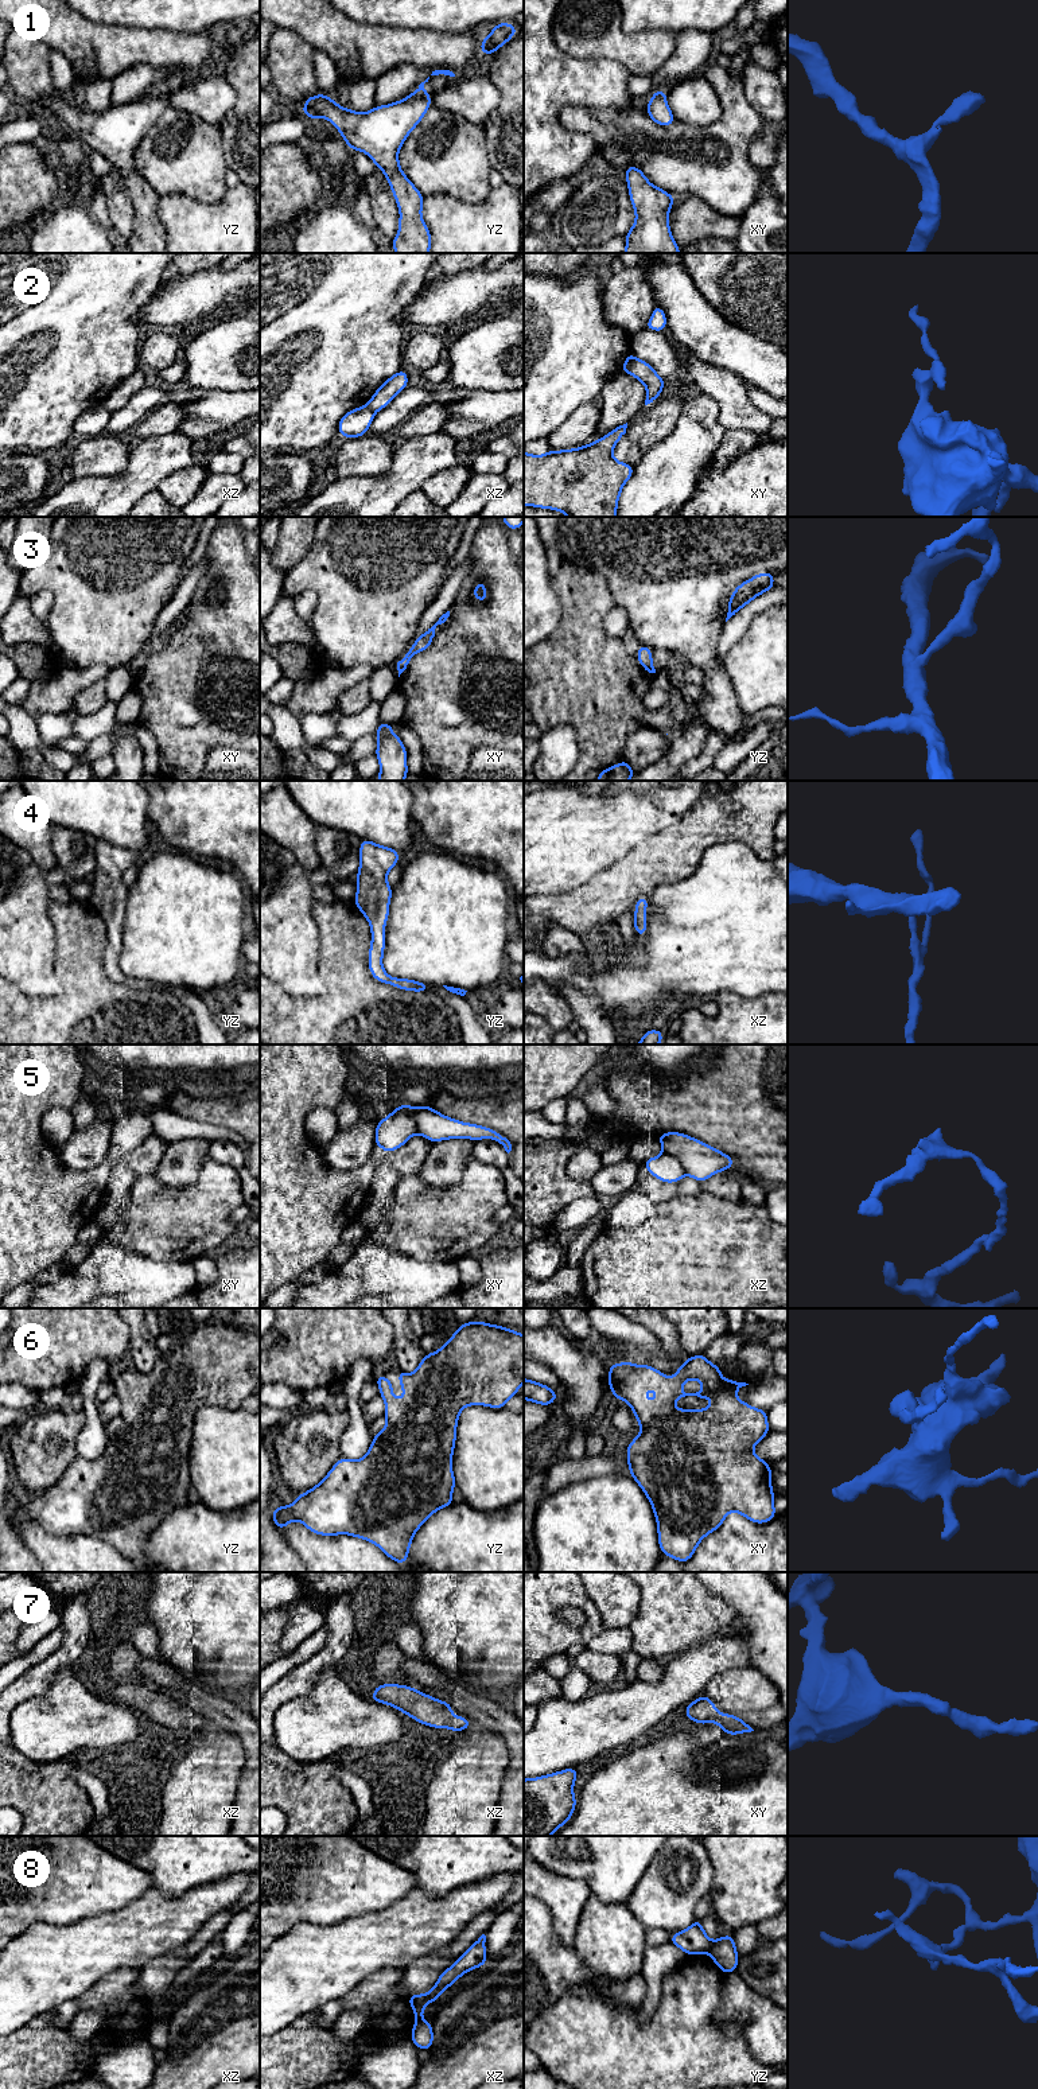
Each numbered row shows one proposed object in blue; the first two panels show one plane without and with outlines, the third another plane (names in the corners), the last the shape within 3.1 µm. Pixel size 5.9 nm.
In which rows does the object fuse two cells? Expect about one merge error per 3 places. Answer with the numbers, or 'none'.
2, 5, 8

